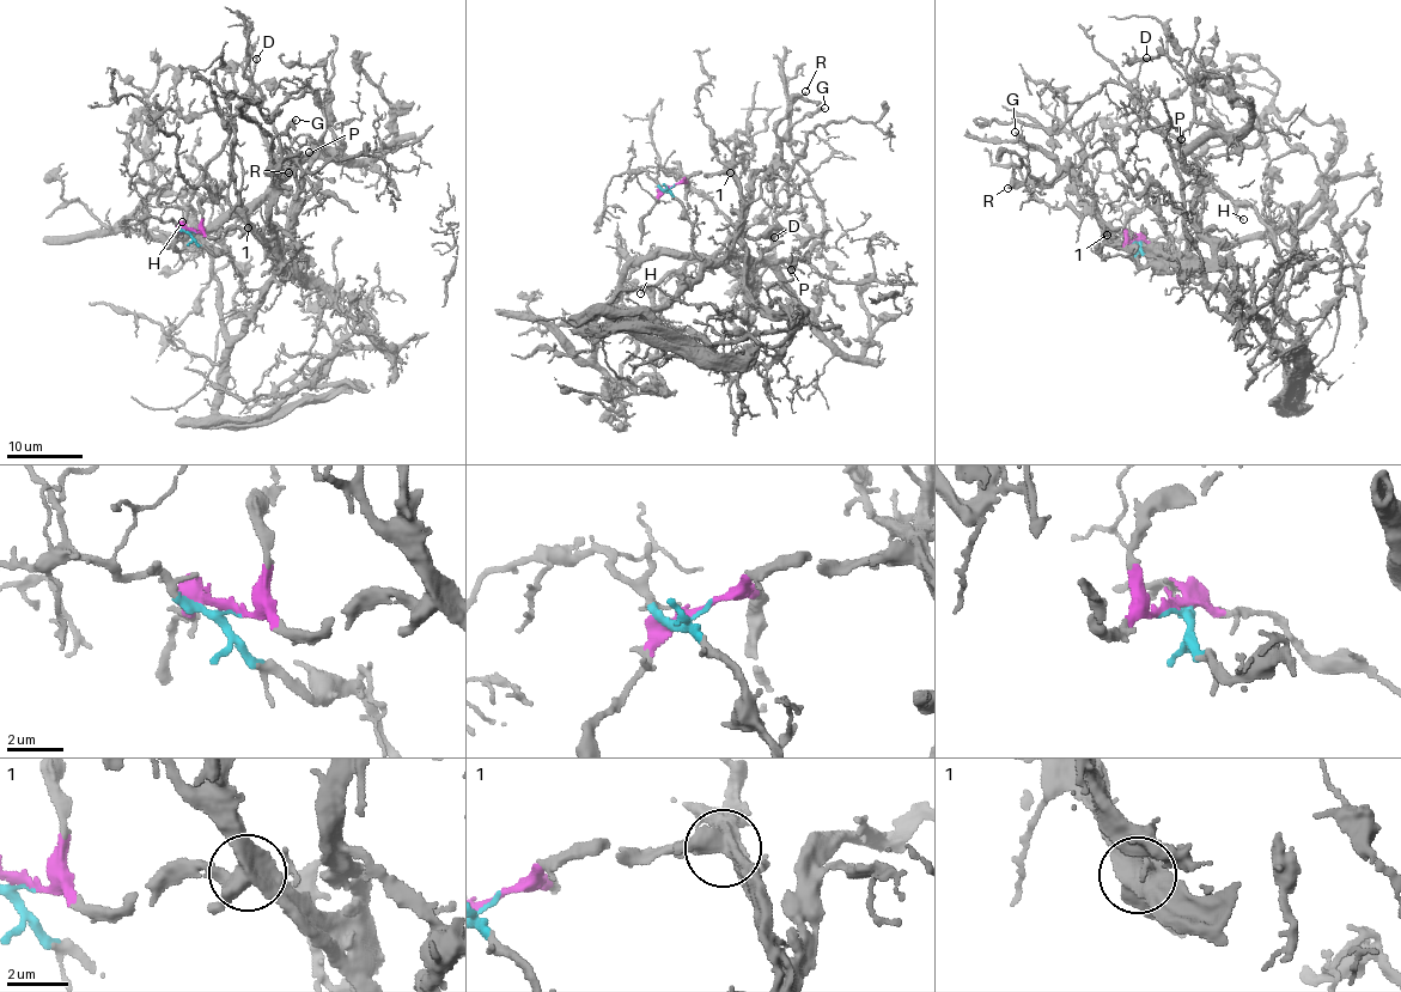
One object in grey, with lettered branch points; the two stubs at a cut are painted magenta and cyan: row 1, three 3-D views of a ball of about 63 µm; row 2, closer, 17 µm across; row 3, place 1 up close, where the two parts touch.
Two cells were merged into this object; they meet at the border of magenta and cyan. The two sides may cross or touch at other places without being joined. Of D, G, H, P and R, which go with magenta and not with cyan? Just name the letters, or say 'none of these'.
G, R

